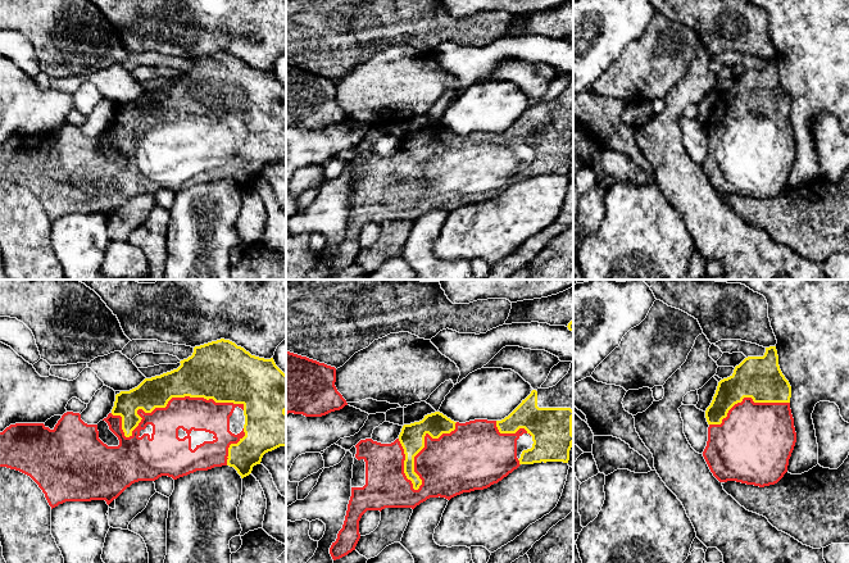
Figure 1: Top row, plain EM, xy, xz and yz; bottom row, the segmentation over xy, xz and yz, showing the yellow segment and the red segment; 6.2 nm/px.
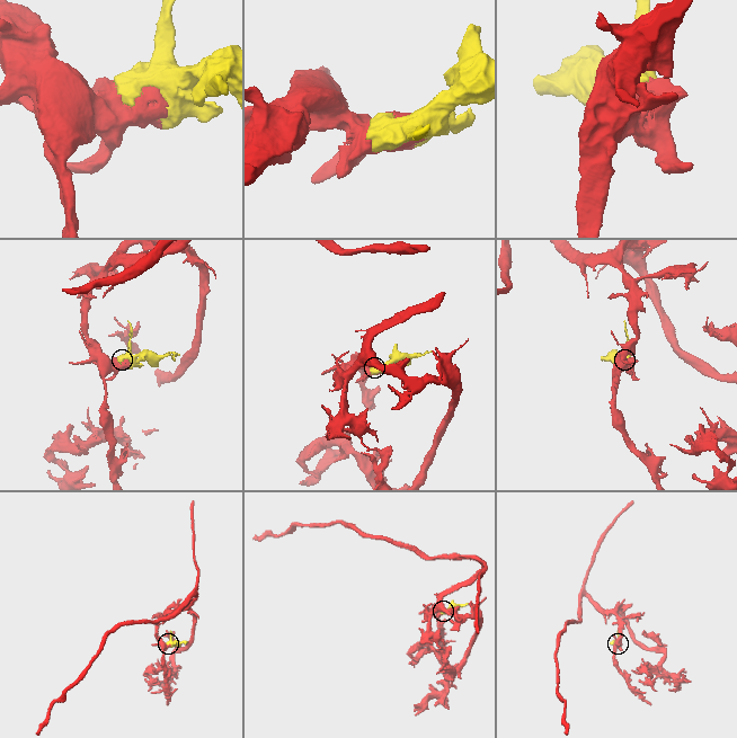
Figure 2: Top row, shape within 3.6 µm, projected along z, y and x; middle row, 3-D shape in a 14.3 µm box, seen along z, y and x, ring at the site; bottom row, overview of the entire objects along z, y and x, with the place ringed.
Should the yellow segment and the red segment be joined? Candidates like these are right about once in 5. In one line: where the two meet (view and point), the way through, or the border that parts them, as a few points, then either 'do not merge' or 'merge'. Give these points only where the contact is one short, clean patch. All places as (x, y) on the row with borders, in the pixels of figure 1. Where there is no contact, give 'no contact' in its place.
meets yellow in xy at (162, 407); merge

